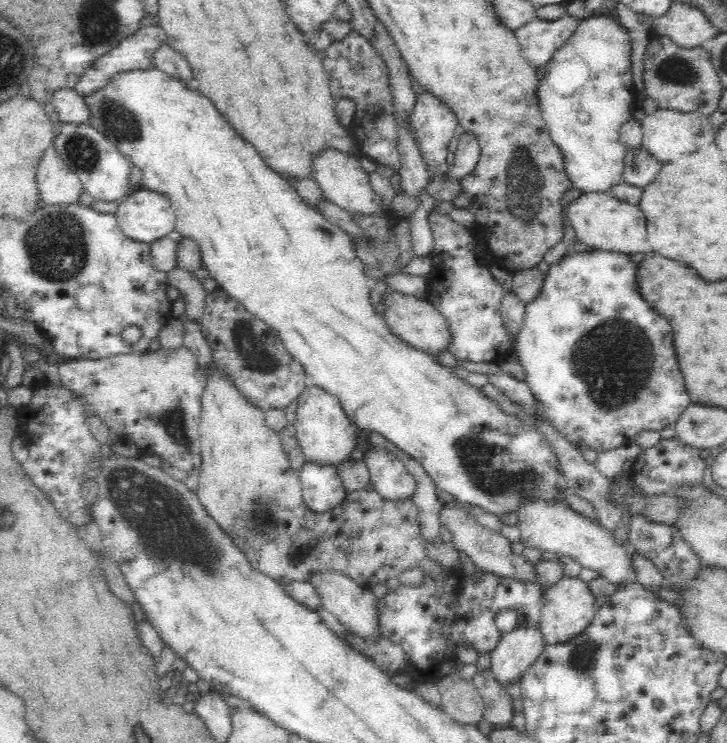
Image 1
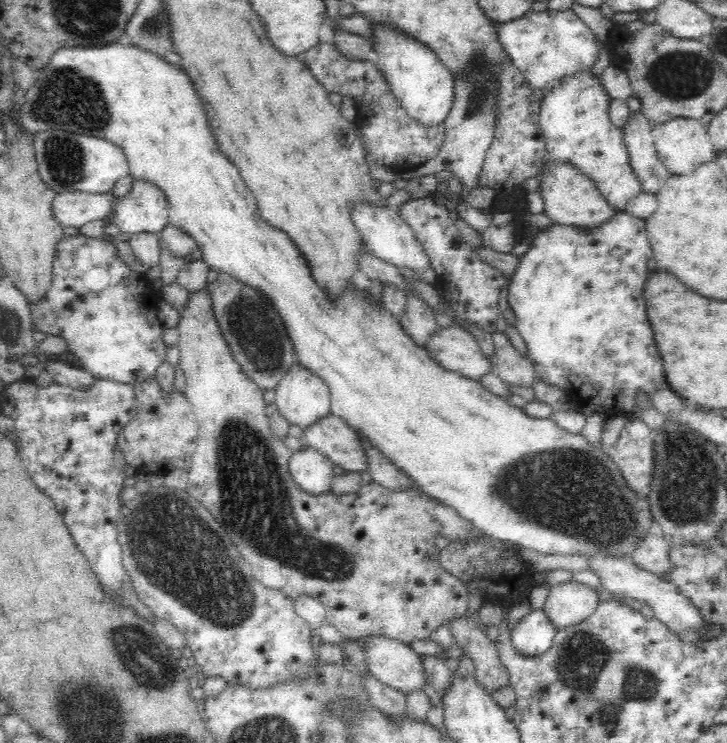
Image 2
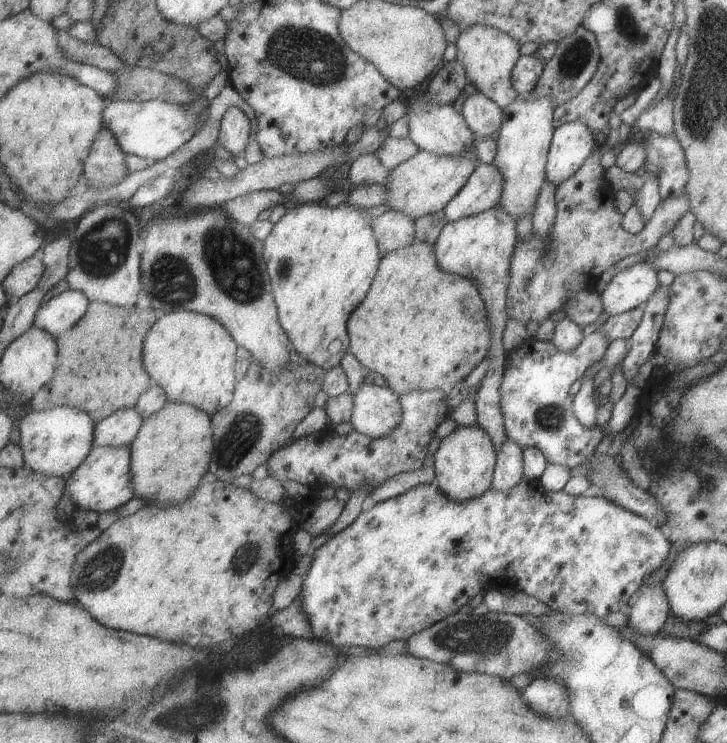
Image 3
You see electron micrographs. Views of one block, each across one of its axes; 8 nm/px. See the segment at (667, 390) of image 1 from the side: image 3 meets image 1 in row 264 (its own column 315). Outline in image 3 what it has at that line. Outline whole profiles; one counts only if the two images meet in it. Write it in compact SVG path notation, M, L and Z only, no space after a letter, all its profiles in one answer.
M523 477L521 482L510 491L499 492L492 488L483 496L466 501L456 501L449 498L435 483L413 487L405 494L380 502L371 510L364 510L351 526L331 537L329 542L316 549L310 569L304 575L299 599L315 638L330 642L337 647L357 646L357 648L366 648L366 650L368 648L380 649L393 640L411 638L414 634L423 632L426 628L433 627L439 621L457 613L457 610L461 610L479 592L488 592L493 589L501 591L507 587L535 598L553 611L570 615L585 613L601 619L609 612L625 610L627 602L632 601L632 595L640 588L644 578L663 562L671 547L672 544L666 537L665 531L657 524L613 504L603 496L582 497L581 495L567 495L562 491L545 492L540 488L539 482L529 482Z

